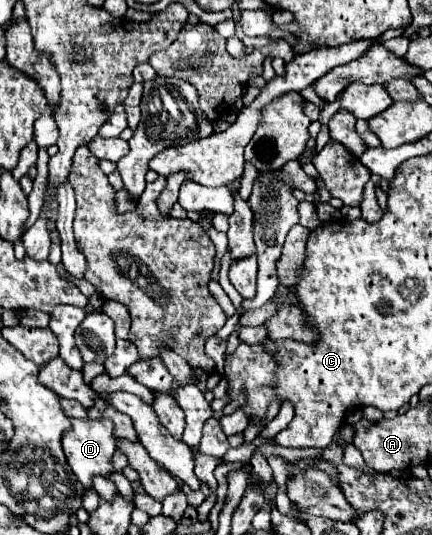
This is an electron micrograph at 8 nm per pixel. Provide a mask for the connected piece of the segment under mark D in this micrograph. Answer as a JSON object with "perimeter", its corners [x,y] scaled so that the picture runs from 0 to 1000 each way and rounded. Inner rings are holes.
{"perimeter":[[[164,781],[164,807],[150,807],[141,830],[146,830],[146,845],[155,852],[155,867],[164,871],[169,886],[197,912],[211,912],[215,890],[248,890],[262,882],[257,852],[266,845],[266,815],[262,815],[262,793],[252,785],[243,785],[243,781],[229,781],[229,785]]]}

